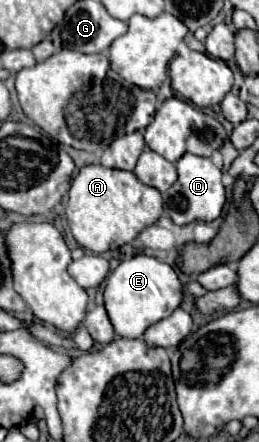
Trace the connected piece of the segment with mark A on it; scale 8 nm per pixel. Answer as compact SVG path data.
M100 163L84 165L72 181L66 217L74 239L92 253L104 253L130 243L144 227L154 225L162 213L162 195L144 185L132 171L110 169Z

